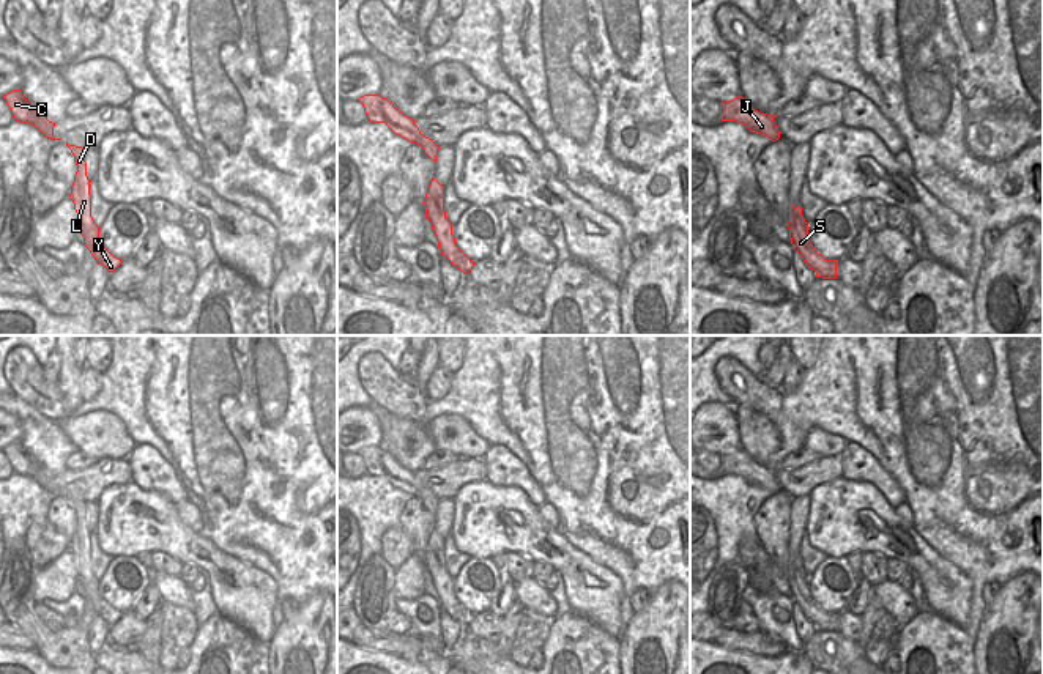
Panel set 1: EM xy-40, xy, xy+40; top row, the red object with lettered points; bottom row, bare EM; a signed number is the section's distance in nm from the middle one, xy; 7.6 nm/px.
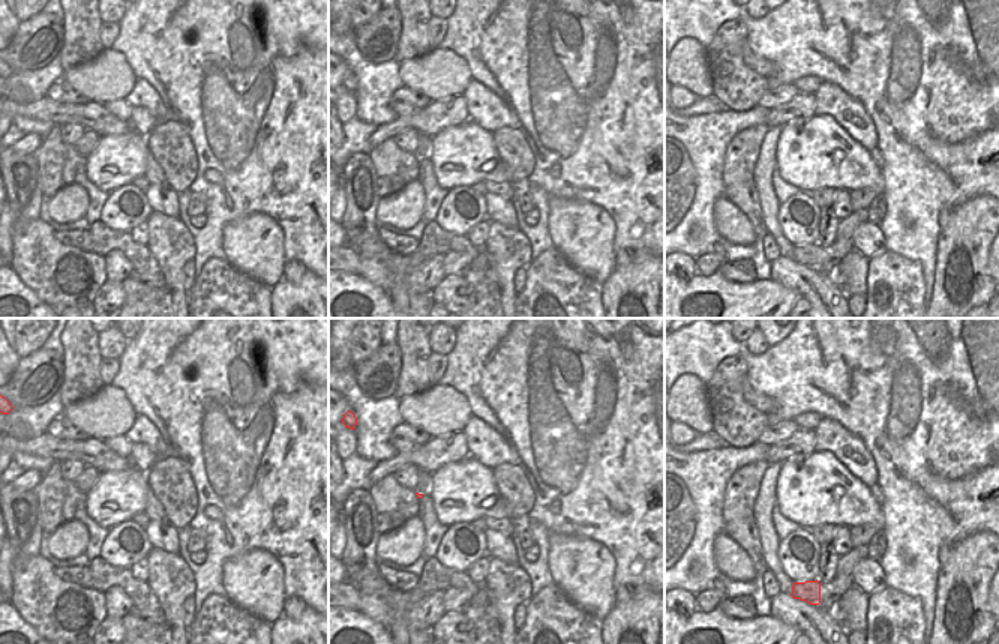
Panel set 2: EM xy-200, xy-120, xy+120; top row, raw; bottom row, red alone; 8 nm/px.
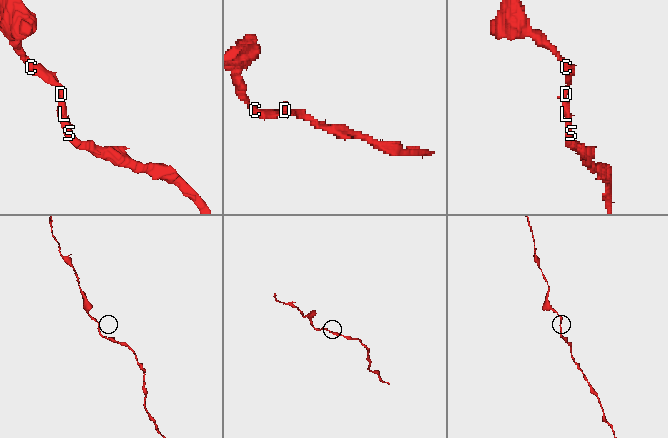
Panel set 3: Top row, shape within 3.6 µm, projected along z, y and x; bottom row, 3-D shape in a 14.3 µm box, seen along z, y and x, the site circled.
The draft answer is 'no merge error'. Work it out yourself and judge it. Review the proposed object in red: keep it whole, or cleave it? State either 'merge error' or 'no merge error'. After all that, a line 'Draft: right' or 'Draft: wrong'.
no merge error
Draft: right

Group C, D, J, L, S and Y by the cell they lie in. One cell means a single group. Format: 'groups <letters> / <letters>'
groups C D J L S Y

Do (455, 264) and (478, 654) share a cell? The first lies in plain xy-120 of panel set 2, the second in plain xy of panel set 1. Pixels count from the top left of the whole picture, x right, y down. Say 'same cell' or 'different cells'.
different cells

